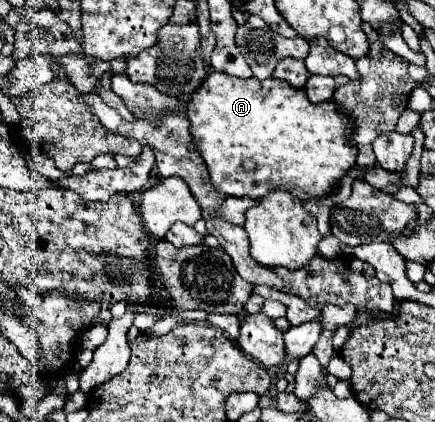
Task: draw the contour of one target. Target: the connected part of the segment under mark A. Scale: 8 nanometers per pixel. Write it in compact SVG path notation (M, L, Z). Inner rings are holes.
M212 72L202 86L192 94L186 116L190 120L190 134L194 138L194 150L204 158L210 178L218 190L226 196L262 198L270 190L286 190L300 200L328 196L344 178L344 174L356 164L356 148L348 142L352 126L346 116L340 116L336 104L308 102L304 88L294 88L284 80L268 78L234 78L226 72Z

